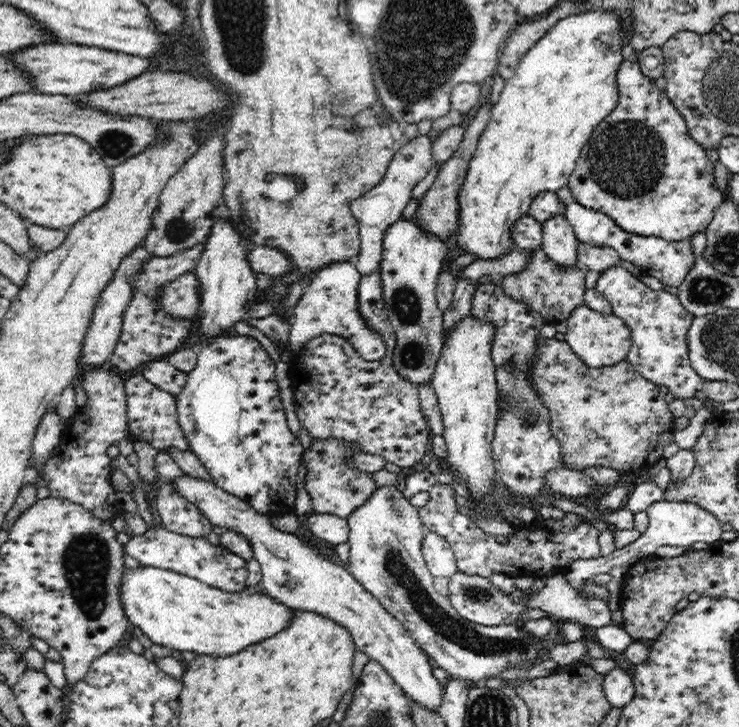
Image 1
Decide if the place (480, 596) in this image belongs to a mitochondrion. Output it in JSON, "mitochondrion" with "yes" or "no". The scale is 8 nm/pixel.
{"mitochondrion":"yes"}

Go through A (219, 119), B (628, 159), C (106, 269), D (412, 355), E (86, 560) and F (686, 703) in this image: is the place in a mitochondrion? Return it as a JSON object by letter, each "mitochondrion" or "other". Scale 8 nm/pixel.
{"A":"other","B":"mitochondrion","C":"other","D":"mitochondrion","E":"mitochondrion","F":"other"}

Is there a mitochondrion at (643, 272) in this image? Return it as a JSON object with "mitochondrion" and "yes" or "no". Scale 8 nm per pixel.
{"mitochondrion":"no"}

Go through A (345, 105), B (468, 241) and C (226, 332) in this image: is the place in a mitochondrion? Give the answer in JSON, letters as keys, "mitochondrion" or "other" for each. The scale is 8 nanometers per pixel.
{"A":"mitochondrion","B":"other","C":"other"}

